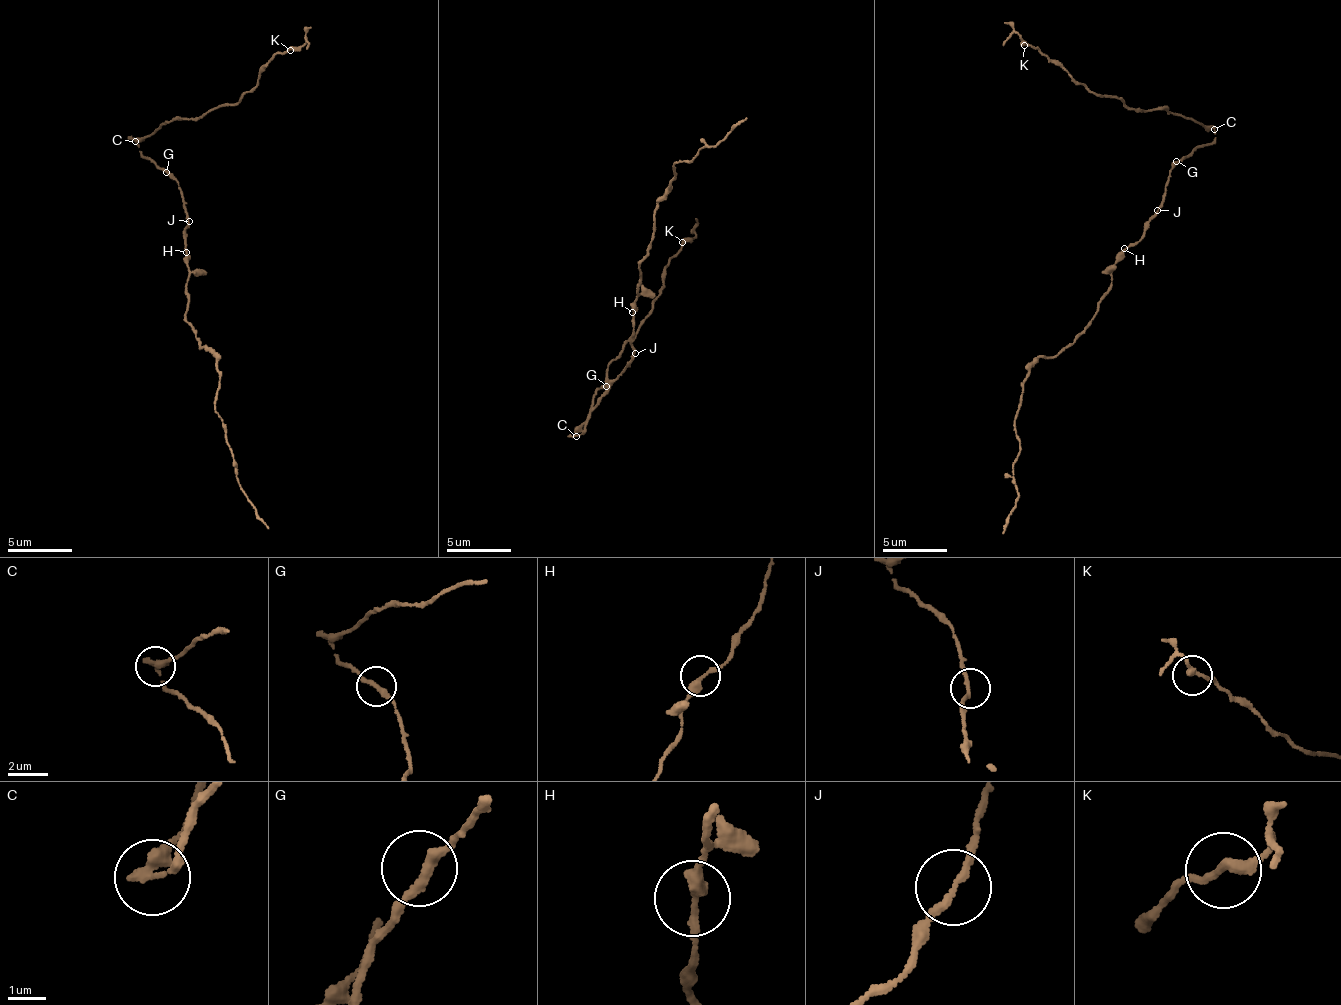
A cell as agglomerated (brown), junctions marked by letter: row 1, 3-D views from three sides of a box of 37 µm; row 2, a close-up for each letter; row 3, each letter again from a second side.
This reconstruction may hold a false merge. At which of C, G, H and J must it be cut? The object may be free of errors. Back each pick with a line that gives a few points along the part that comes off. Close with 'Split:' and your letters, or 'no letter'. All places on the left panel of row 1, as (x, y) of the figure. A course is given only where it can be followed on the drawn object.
C: Course of the part to remove: (136, 142), (172, 118), (189, 120), (234, 103), (259, 81), (270, 60), (307, 39), (306, 48)
Split: C

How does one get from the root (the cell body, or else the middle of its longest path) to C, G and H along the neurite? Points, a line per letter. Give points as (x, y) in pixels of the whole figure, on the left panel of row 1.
C: (186, 221), (185, 204), (181, 201), (177, 180), (144, 159), (136, 142)
G: (186, 221), (181, 191), (174, 177), (166, 172)
H: (186, 221), (184, 235), (188, 250), (186, 252)

